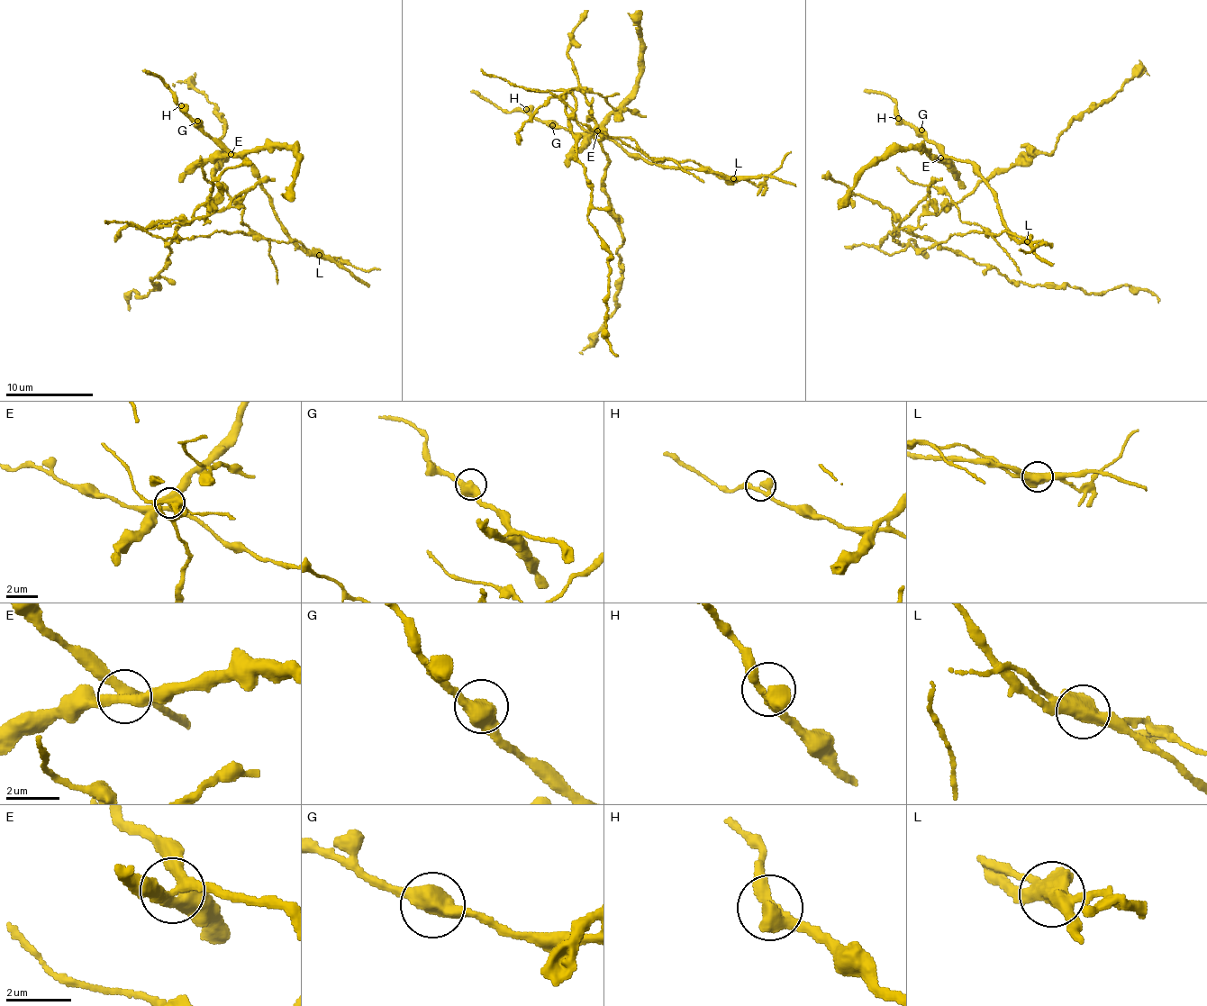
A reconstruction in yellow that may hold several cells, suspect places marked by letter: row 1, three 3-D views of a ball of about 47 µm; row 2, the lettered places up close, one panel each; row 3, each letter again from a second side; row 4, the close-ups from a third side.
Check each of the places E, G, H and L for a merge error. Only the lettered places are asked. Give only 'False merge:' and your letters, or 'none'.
False merge: E, L

